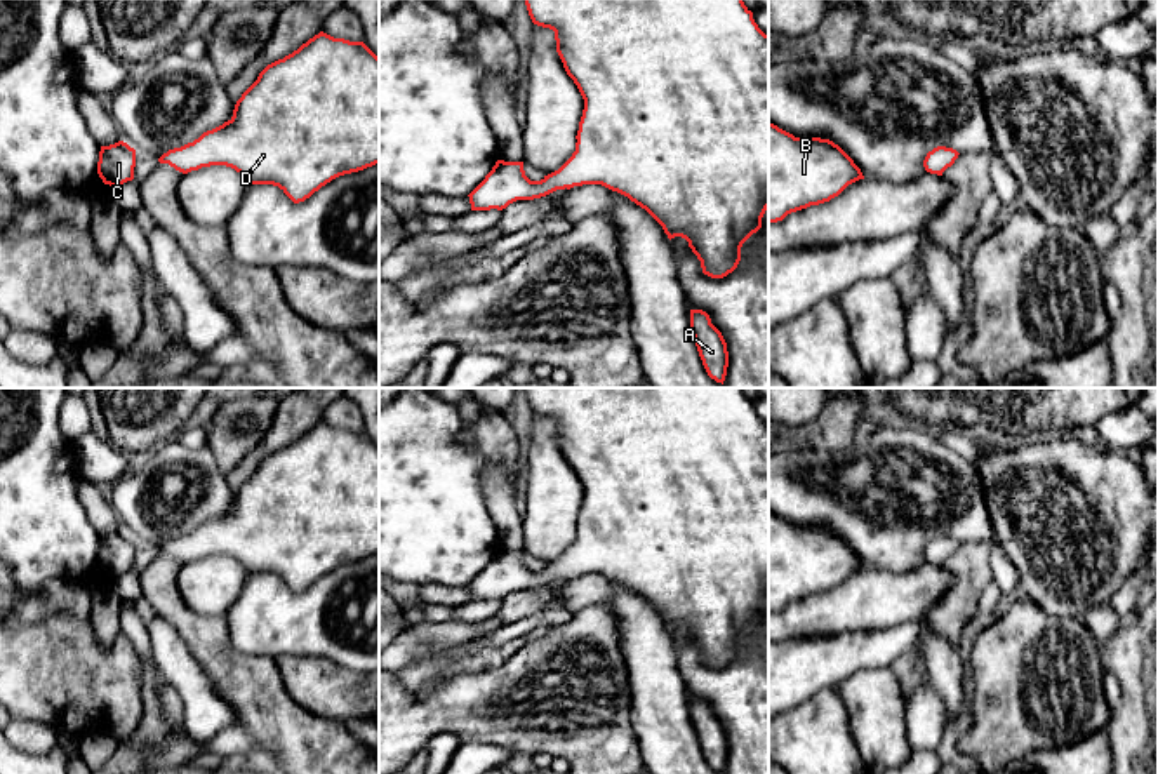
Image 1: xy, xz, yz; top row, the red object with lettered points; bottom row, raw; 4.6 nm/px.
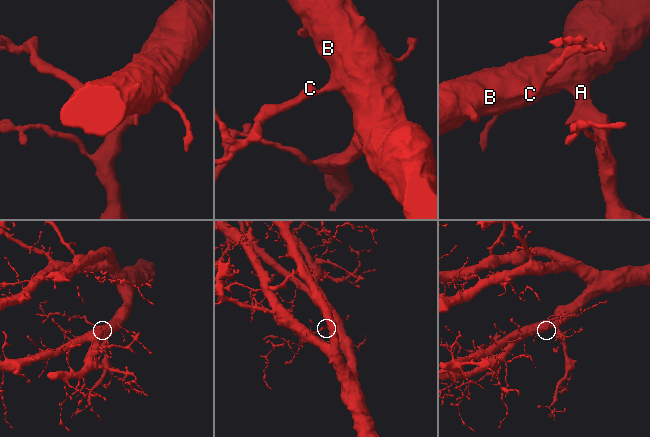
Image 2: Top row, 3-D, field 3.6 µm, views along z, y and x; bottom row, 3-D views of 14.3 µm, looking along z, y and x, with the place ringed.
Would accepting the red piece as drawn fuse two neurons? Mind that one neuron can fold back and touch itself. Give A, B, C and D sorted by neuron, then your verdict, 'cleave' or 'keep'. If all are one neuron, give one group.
A B C D; keep

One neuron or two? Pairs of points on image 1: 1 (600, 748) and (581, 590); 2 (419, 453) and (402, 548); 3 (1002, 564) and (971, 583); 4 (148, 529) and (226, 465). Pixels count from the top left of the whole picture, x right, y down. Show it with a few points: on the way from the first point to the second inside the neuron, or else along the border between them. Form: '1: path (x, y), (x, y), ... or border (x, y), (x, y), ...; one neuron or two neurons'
1: border (604, 602), (586, 606), (574, 614); two neurons
2: path (404, 477), (404, 524); one neuron
3: border (993, 543), (990, 557), (991, 580); two neurons
4: border (206, 447), (225, 475); two neurons

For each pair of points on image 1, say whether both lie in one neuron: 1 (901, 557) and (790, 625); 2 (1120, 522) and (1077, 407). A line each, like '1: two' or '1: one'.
1: two
2: two

